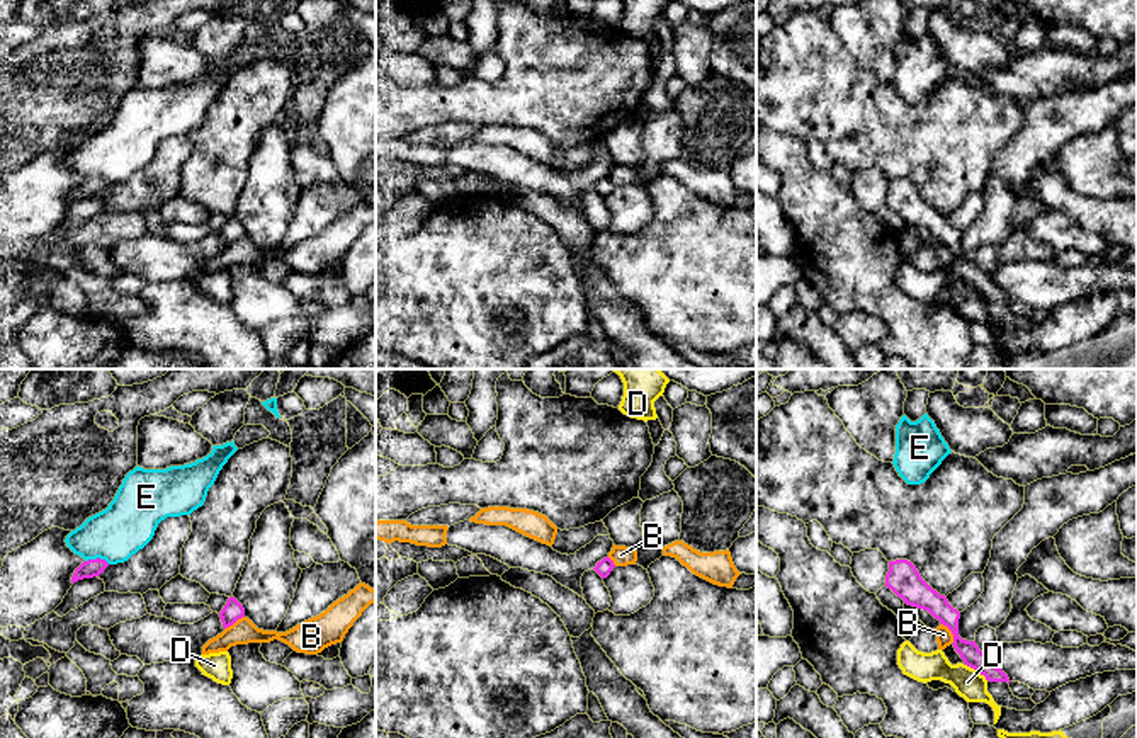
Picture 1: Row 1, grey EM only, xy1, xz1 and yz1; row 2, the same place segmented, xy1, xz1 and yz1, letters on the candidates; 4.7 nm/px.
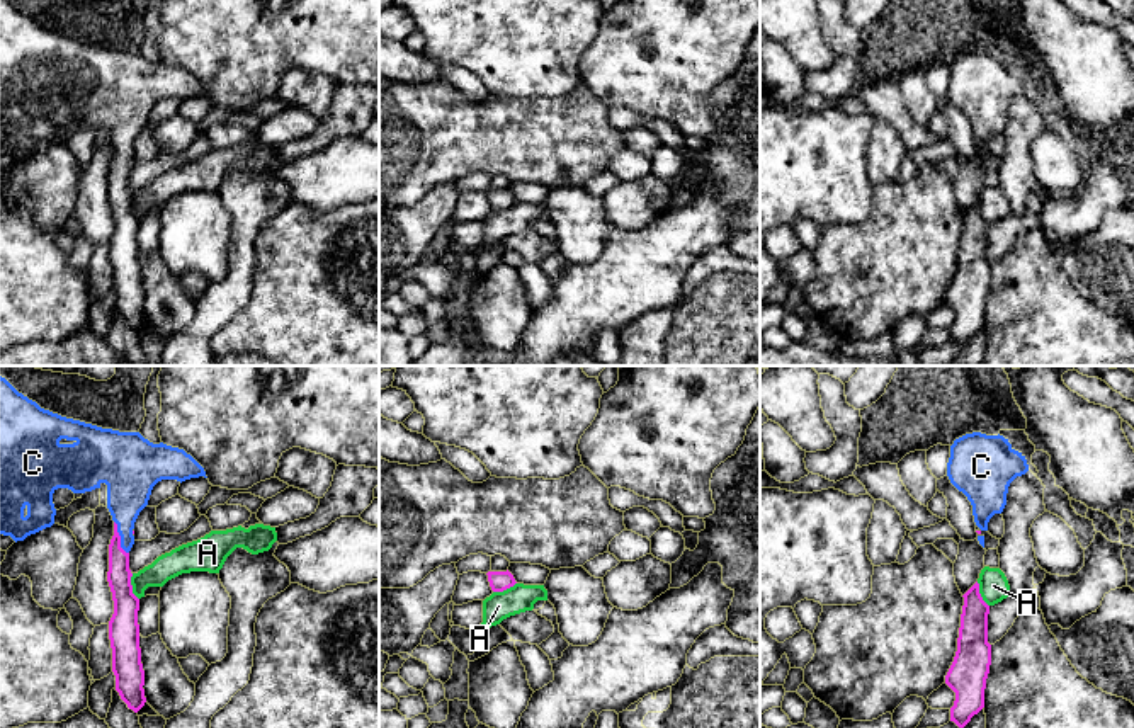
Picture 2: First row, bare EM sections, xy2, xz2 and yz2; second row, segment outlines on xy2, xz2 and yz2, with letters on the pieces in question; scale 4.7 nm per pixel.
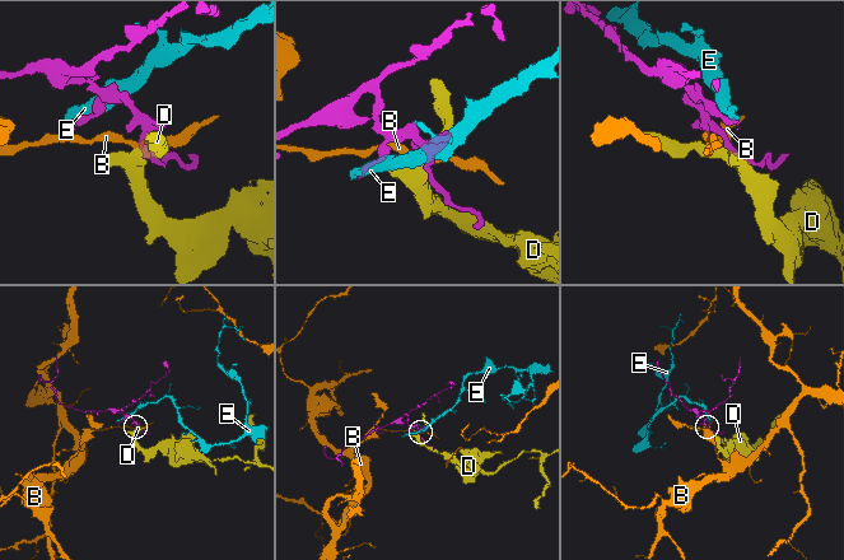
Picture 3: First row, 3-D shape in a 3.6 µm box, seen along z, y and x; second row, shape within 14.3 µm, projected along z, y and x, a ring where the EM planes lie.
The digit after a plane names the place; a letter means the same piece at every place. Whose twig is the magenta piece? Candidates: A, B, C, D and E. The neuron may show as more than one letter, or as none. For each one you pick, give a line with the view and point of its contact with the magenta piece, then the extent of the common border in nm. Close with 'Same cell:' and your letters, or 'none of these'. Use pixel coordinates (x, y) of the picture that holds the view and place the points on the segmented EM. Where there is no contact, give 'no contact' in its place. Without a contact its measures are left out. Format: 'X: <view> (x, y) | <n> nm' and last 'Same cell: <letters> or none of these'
C: xy2 (119, 538) | 170 nm
Same cell: C

